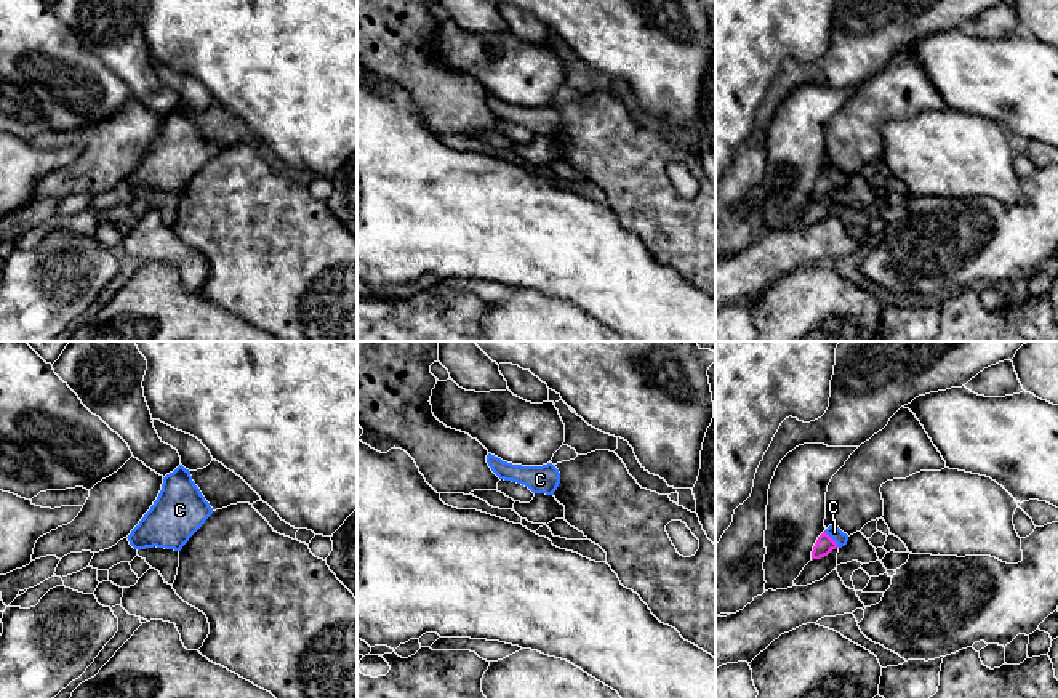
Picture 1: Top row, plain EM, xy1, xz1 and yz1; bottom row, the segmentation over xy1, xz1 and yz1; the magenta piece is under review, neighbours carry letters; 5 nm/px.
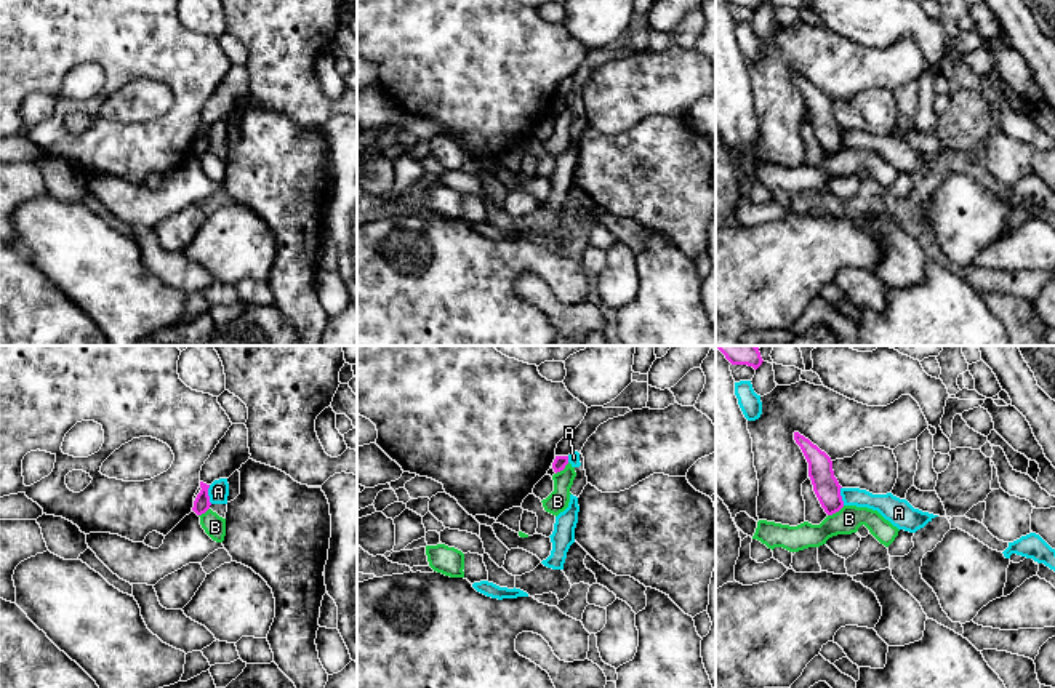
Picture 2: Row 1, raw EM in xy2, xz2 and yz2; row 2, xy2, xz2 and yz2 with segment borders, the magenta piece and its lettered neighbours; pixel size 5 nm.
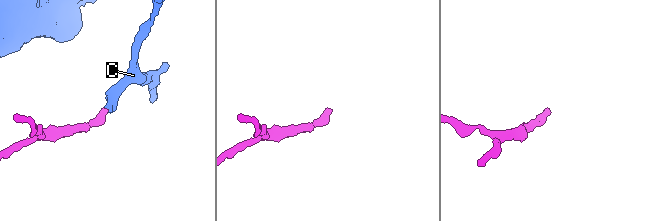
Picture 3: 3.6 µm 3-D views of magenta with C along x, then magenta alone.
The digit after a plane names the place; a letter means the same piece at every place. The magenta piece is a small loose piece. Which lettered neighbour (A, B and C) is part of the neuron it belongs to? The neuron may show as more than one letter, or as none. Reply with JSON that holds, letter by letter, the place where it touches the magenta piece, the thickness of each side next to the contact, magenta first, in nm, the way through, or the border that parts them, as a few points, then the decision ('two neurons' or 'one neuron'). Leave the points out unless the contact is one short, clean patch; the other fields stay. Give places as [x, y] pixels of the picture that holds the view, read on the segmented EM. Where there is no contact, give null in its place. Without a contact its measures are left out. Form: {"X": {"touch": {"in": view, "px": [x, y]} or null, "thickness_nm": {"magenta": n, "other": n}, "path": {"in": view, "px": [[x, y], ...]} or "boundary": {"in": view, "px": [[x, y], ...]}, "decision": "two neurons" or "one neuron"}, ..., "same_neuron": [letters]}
{"A": {"touch": {"in": "xy2", "px": [207, 495]}, "thickness_nm": {"magenta": 80, "other": 110}, "decision": "two neurons"}, "B": {"touch": {"in": "yz2", "px": [836, 511]}, "thickness_nm": {"magenta": 130, "other": 140}, "boundary": {"in": "yz2", "px": [[844, 506], [828, 516]]}, "decision": "two neurons"}, "C": {"touch": {"in": "yz1", "px": [831, 539]}, "thickness_nm": {"magenta": 90, "other": 70}, "path": {"in": "yz1", "px": [[825, 543], [831, 539], [834, 532]]}, "decision": "one neuron"}, "same_neuron": ["C"]}

